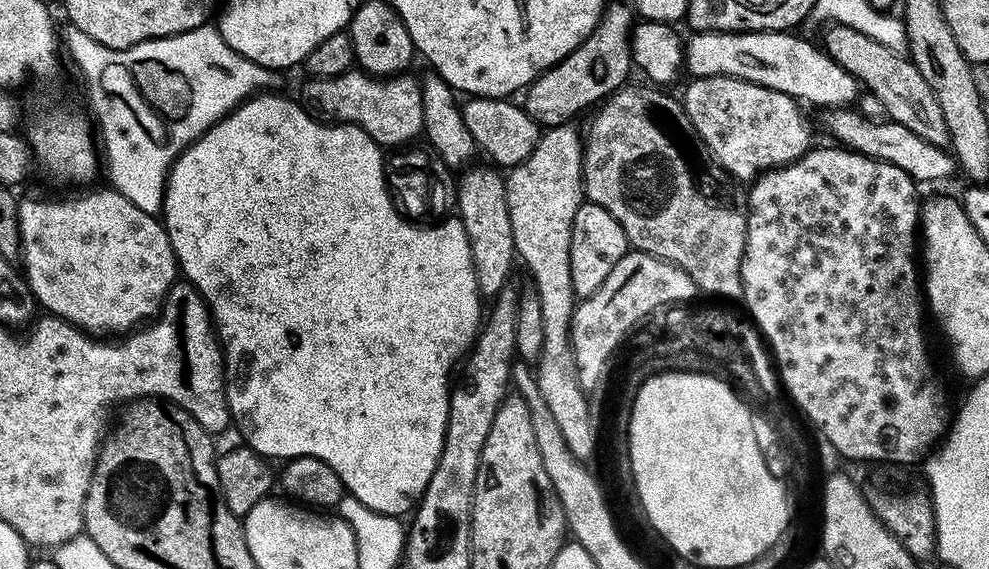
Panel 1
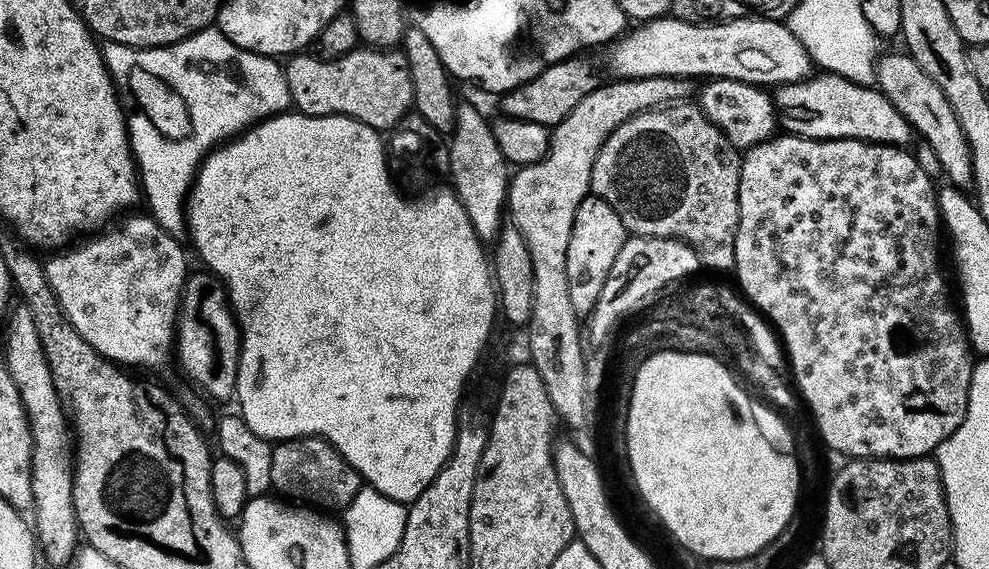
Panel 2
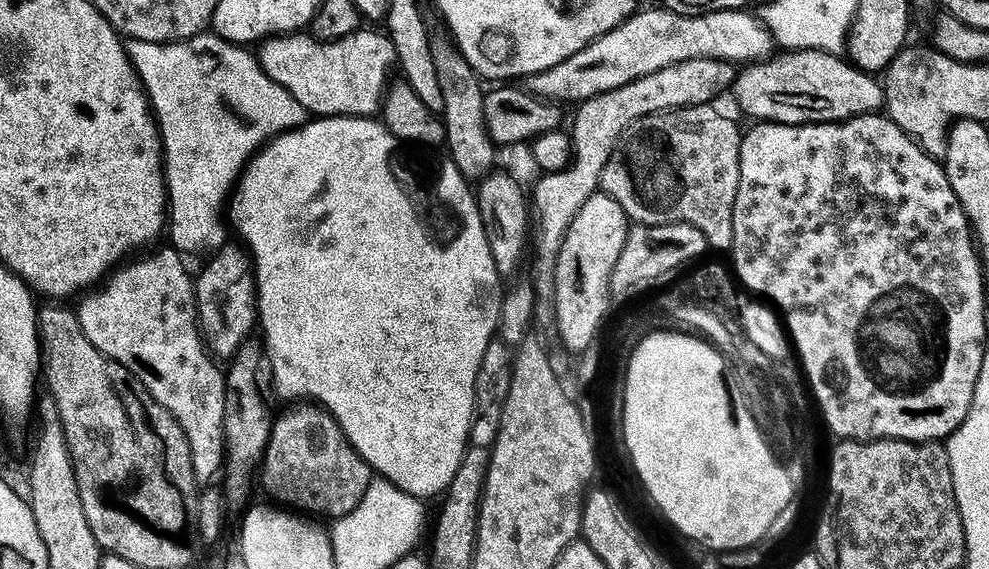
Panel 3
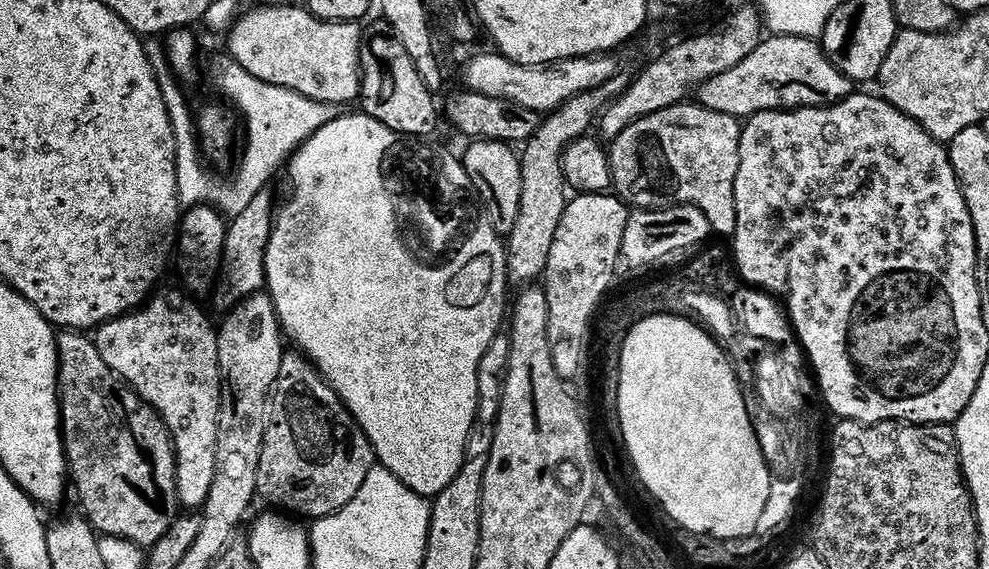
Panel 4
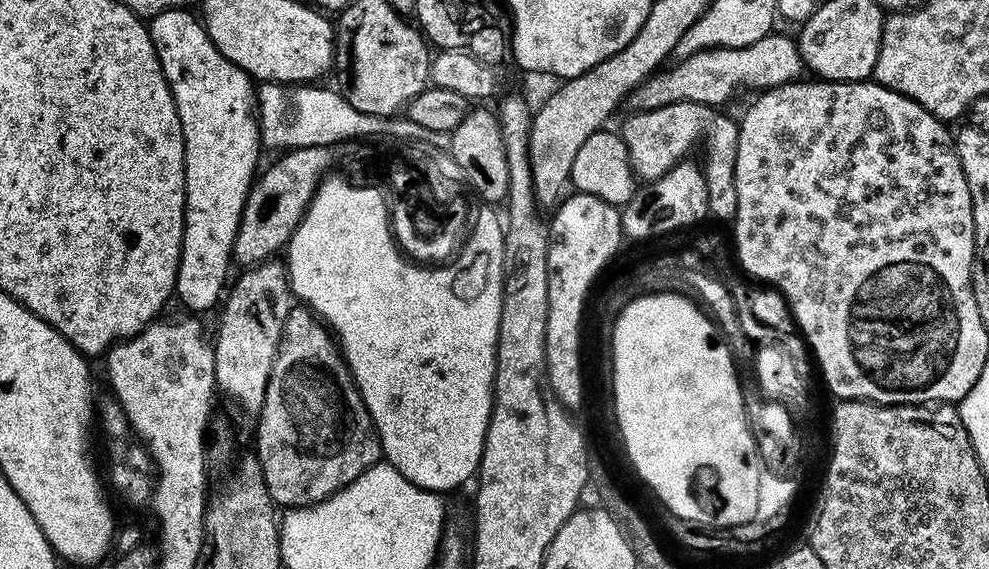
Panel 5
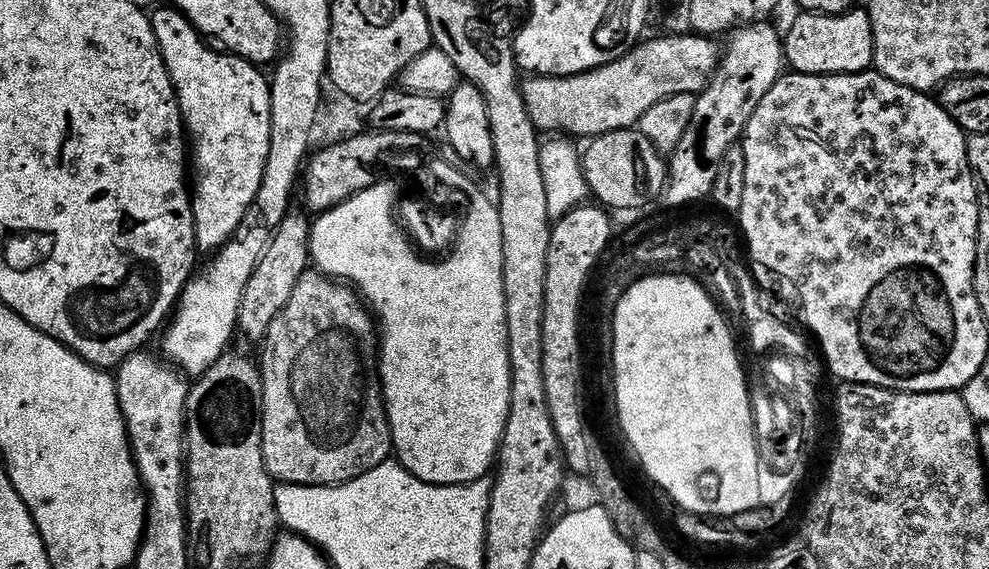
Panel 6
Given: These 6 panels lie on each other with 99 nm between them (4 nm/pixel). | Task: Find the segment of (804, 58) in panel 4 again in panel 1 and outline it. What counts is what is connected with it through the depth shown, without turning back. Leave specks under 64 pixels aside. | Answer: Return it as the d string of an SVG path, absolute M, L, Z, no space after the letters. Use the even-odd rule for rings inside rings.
M848 106L825 111L823 116L829 134L836 139L833 141L839 142L845 148L851 148L854 152L861 152L864 156L872 156L876 160L890 162L894 166L906 170L906 174L910 174L912 179L917 182L944 180L952 171L957 171L958 164L947 147L931 144L918 138L918 134L914 134L914 130L906 130L906 126L891 122L875 124L858 110L853 110Z

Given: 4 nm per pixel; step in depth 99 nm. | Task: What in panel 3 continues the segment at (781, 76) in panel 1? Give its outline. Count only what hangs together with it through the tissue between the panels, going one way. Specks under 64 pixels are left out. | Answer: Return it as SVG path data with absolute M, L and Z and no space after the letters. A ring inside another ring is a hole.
M657 6L648 8L645 12L633 11L614 30L594 38L578 54L570 54L570 58L562 58L558 66L550 66L538 74L530 74L526 77L526 87L529 92L541 96L543 100L573 100L579 102L589 100L606 90L618 90L618 86L626 86L646 74L654 74L671 64L686 62L694 58L718 58L719 60L731 60L737 65L744 66L749 62L766 60L774 52L774 41L763 20L759 15L748 10L731 8L725 12L707 12L701 16L683 16L674 14L669 8Z

